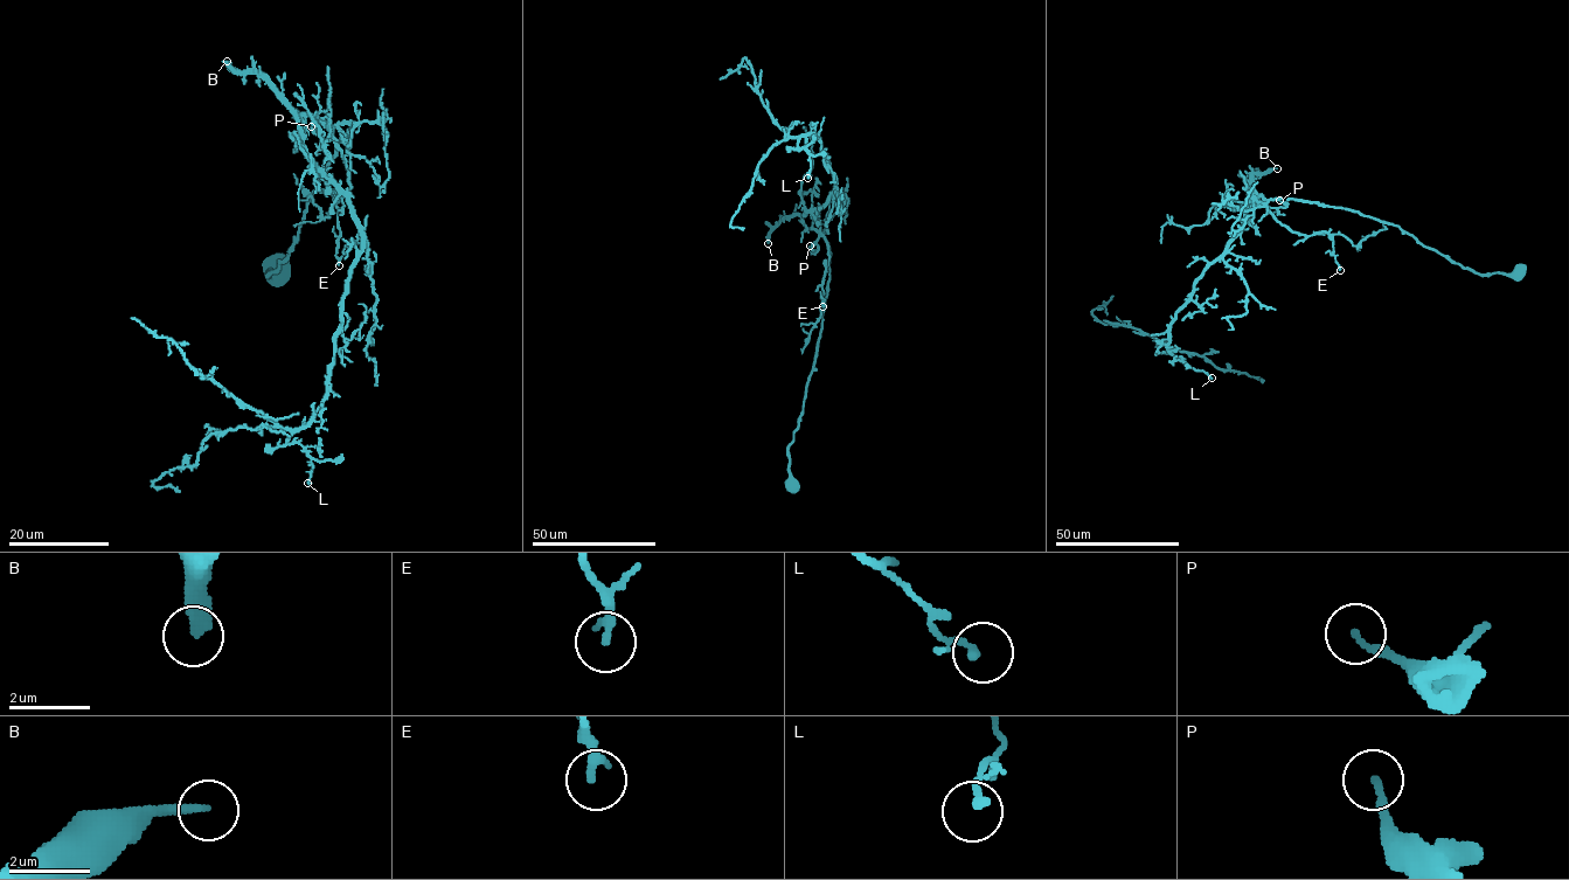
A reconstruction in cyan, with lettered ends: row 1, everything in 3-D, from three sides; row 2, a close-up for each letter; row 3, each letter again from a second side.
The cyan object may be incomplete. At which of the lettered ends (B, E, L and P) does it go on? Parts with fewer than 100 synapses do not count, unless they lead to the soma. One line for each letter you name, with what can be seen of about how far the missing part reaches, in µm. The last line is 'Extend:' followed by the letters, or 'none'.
B: about 150 µm are missing
Extend: B

